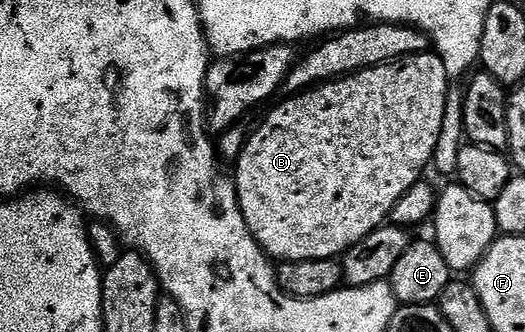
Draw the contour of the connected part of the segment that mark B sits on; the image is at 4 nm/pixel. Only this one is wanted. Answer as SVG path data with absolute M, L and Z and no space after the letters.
M434 52L415 54L404 58L402 62L390 62L387 65L371 67L368 70L357 71L347 77L325 82L312 89L306 89L294 96L284 97L280 106L272 105L263 127L252 133L241 151L238 161L233 166L233 181L239 197L241 216L245 216L245 224L249 232L257 240L267 257L279 262L296 262L297 260L321 260L322 258L338 259L347 253L347 249L357 244L365 236L379 229L391 217L391 209L409 192L413 184L417 184L432 165L437 148L437 136L441 136L441 124L449 117L447 111L447 85L449 79L445 72L445 64Z

